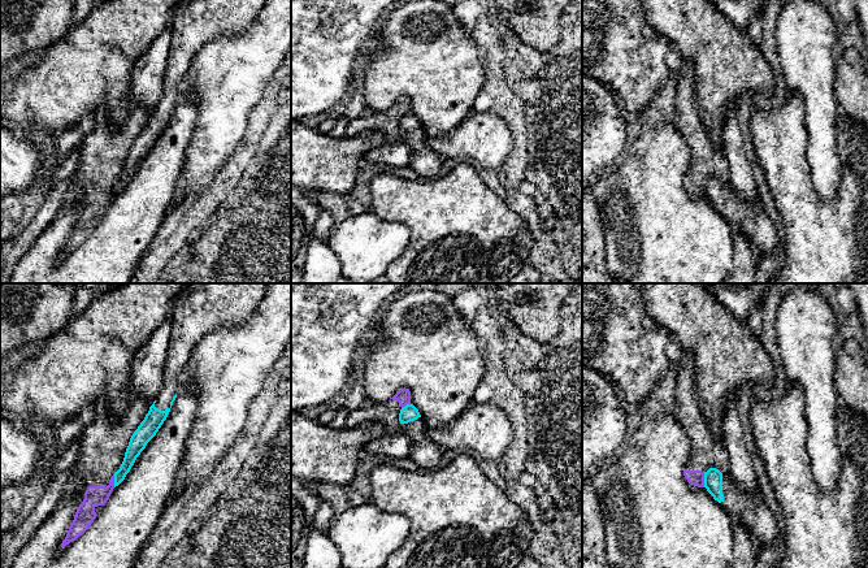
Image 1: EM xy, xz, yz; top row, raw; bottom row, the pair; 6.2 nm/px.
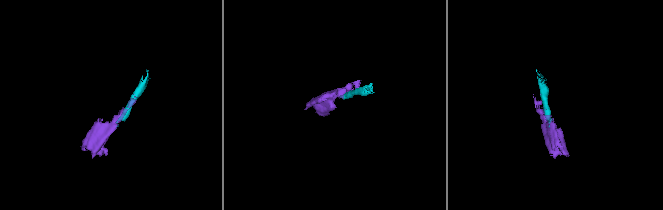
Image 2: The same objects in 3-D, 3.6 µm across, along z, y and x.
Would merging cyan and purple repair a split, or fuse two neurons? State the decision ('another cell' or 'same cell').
another cell

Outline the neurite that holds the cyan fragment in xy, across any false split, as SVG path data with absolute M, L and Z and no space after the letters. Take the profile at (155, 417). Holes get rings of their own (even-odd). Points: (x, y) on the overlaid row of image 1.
M188 283L177 296L162 387L130 438L114 487L130 472L136 458L166 420L186 374L186 365L200 339L217 326L244 320L261 300L266 283Z

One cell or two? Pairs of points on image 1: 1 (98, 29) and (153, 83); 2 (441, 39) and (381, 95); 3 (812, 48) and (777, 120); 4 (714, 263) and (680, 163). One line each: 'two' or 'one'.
1: two
2: one
3: two
4: one

